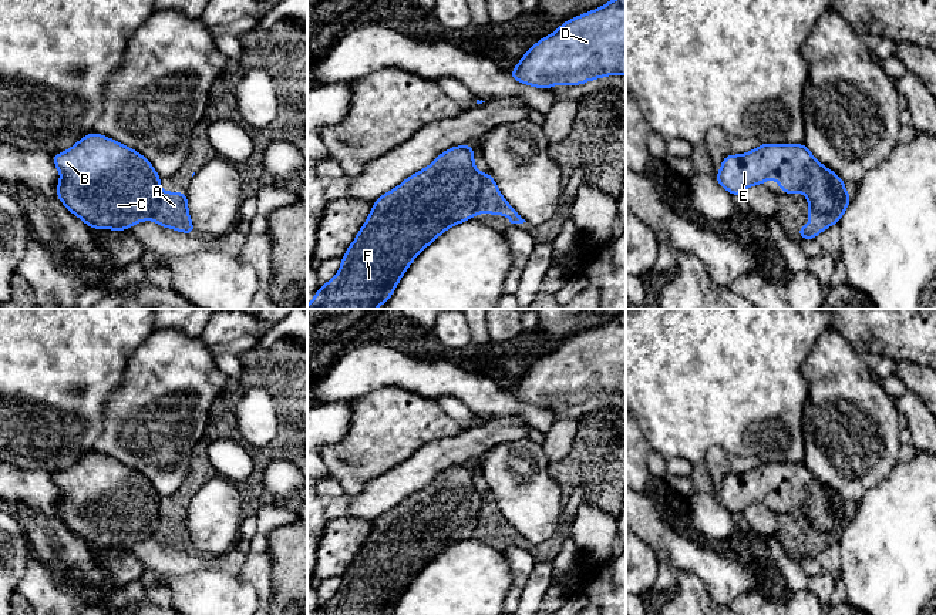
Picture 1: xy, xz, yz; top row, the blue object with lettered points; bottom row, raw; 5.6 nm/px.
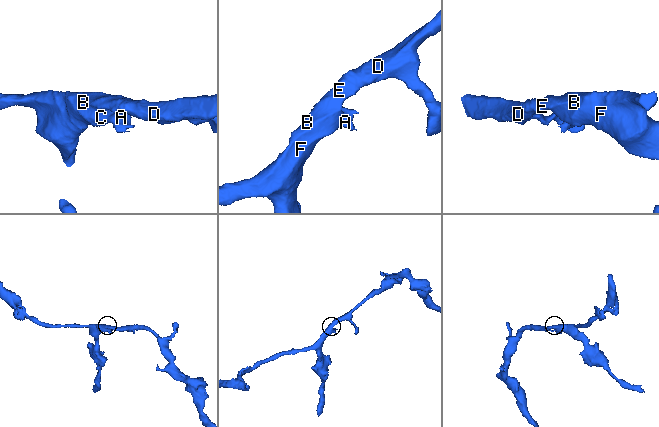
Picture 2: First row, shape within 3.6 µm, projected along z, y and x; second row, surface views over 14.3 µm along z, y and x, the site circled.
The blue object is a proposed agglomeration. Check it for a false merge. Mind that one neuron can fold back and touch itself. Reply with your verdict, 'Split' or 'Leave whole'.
Split

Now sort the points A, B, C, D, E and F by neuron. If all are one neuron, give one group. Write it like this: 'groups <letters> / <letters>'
groups A / B C D E F

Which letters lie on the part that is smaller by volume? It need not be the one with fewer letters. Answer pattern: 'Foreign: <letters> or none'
Foreign: A

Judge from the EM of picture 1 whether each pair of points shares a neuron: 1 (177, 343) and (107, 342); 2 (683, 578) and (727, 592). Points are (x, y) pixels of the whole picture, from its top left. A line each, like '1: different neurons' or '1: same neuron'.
1: different neurons
2: different neurons

